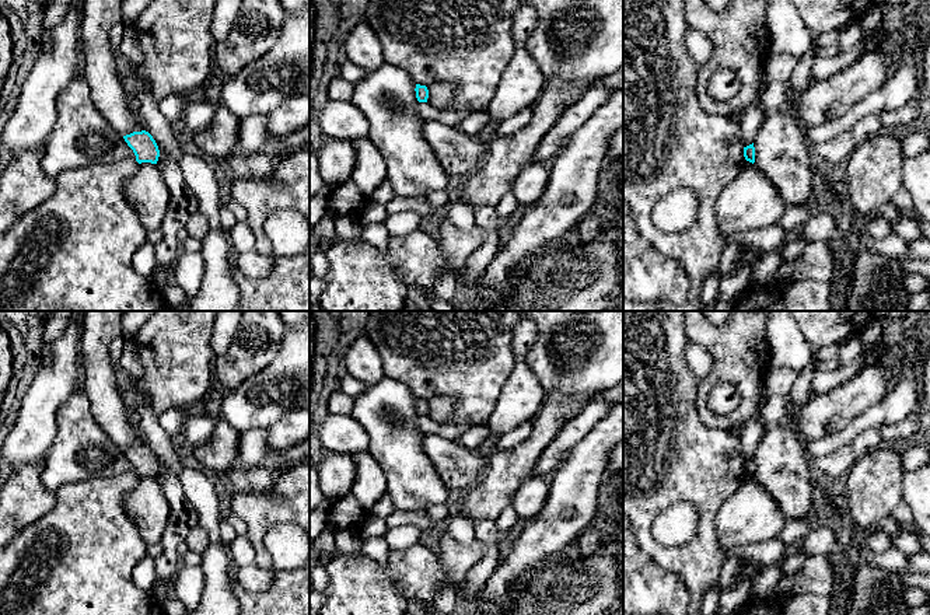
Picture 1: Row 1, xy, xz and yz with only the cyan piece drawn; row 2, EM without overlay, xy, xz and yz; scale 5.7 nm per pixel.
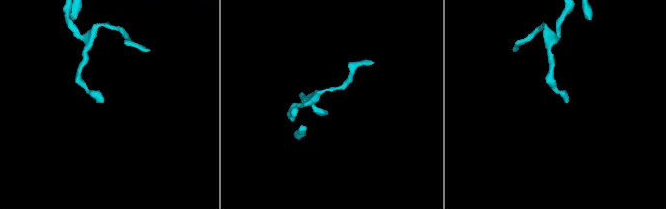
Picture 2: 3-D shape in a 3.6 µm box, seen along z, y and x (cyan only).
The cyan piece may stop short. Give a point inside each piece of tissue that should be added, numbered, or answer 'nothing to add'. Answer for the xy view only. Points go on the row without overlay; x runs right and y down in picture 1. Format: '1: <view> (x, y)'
nothing to add

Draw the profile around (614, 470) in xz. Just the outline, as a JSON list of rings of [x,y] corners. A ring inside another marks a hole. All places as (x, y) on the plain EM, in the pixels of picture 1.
[[[623,441],[612,448],[605,467],[608,479],[618,479],[623,474]]]

